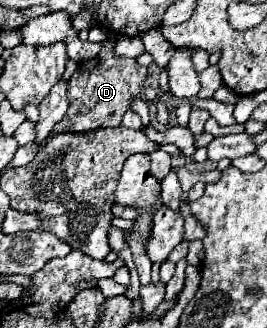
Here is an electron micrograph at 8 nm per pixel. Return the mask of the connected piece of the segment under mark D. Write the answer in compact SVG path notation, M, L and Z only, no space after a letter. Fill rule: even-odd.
M113 43L105 45L101 53L85 63L79 63L79 69L71 75L67 85L69 109L65 117L53 127L53 133L61 131L91 131L97 127L117 127L121 117L127 113L131 97L139 95L141 85L145 85L147 67L135 65L135 59L115 57Z

